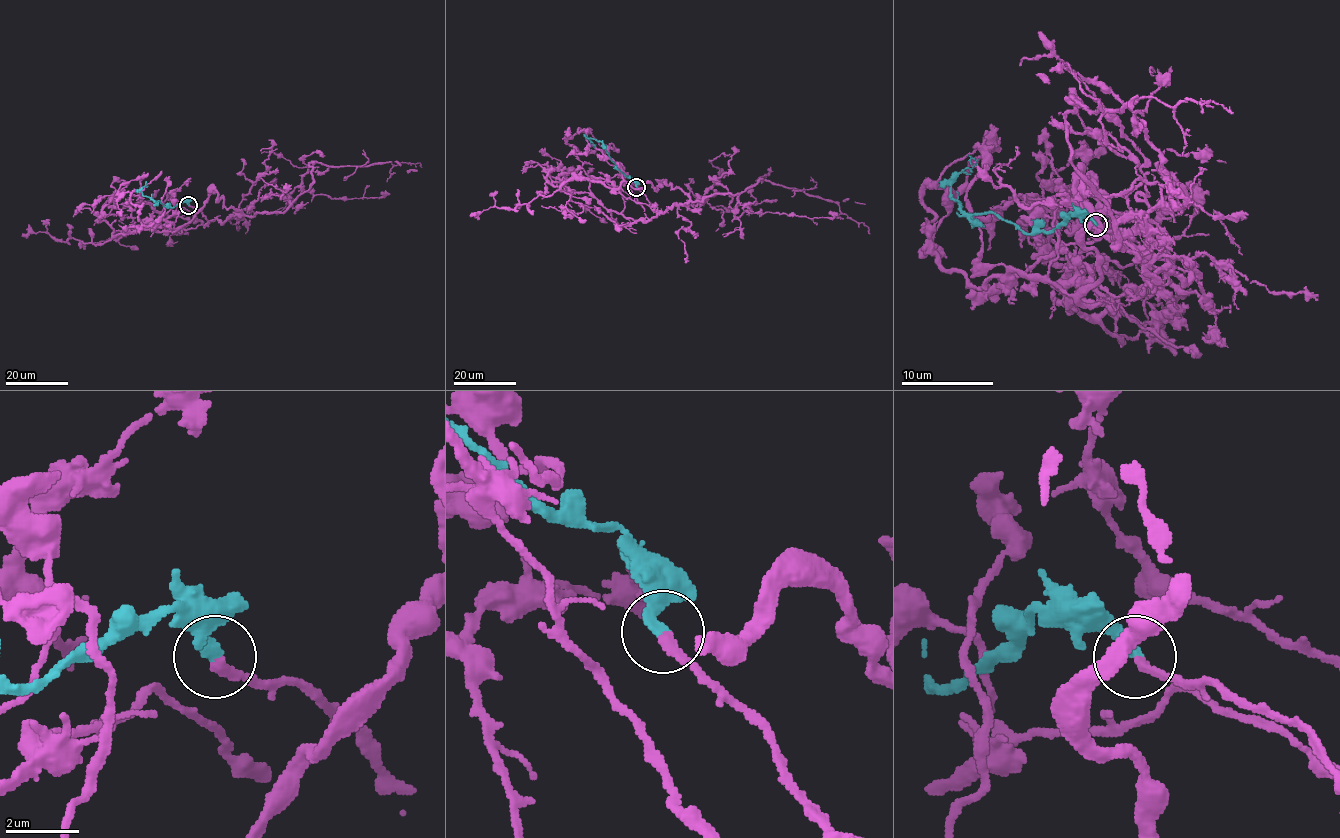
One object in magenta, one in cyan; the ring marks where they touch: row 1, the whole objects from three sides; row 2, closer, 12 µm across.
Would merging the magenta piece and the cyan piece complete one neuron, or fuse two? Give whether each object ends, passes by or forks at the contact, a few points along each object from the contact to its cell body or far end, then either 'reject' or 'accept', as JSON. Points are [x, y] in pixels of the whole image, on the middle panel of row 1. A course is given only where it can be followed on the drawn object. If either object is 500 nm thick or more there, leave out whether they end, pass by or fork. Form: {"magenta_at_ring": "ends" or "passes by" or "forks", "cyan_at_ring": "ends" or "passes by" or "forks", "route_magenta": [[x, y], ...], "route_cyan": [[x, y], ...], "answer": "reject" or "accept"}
{"magenta_at_ring": "ends", "cyan_at_ring": "ends", "route_magenta": [[637, 187], [663, 212], [714, 193], [739, 194], [760, 177], [757, 180], [834, 201], [870, 234]], "route_cyan": [[637, 187], [632, 178], [616, 167], [602, 143], [590, 138], [595, 146]], "answer": "accept"}

